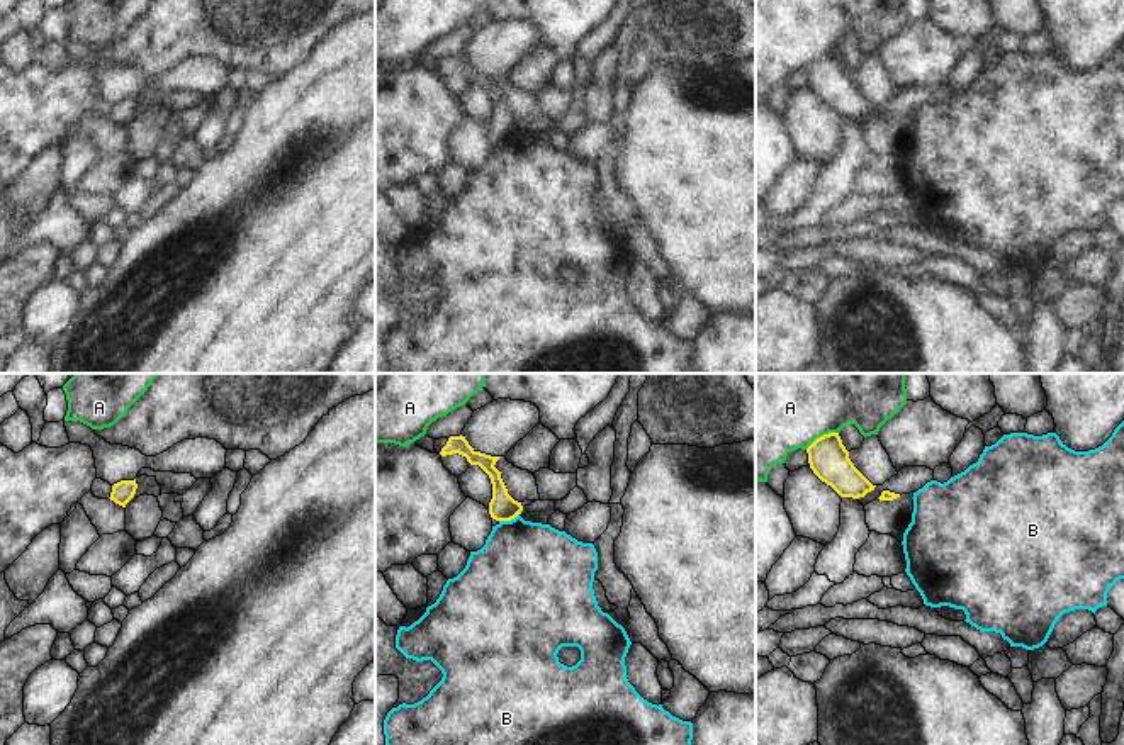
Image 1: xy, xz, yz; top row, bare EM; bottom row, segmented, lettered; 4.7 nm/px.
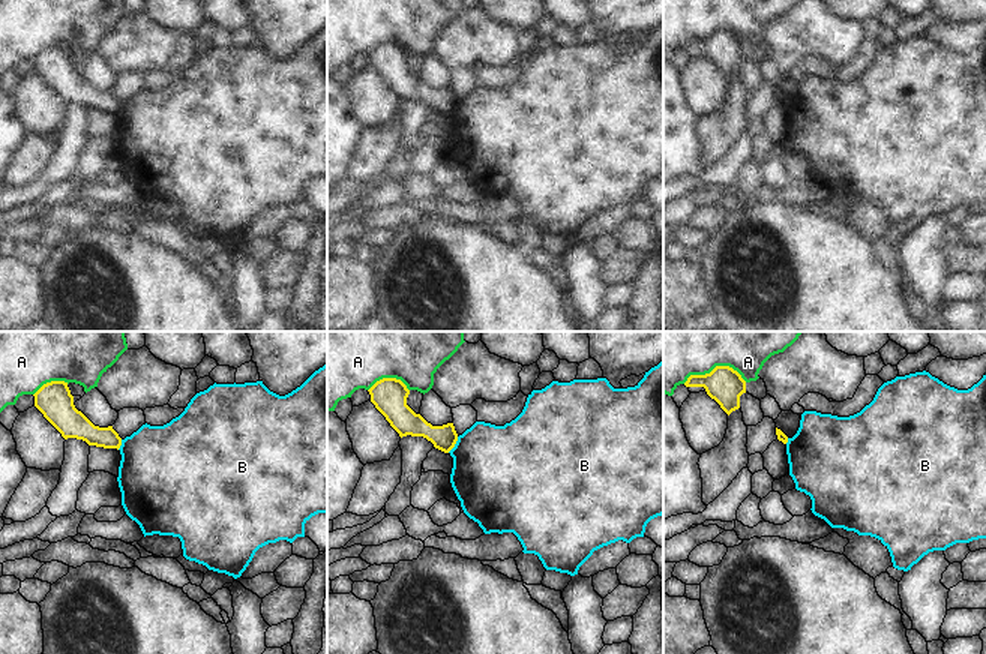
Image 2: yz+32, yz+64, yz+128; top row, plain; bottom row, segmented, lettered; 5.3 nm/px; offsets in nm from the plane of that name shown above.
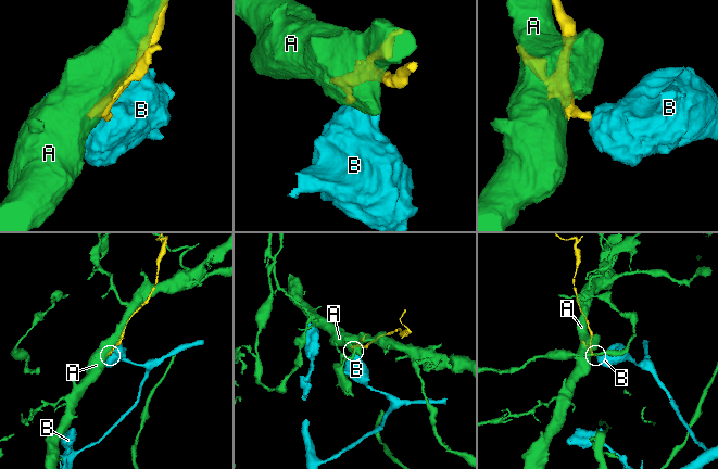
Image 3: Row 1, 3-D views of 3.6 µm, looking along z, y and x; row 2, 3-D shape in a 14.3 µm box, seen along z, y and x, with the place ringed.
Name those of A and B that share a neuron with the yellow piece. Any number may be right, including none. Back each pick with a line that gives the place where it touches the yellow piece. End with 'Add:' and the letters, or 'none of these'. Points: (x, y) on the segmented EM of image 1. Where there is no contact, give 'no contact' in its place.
Add: none of these

